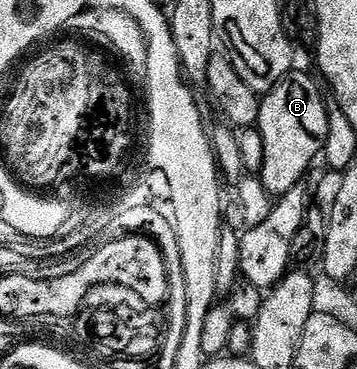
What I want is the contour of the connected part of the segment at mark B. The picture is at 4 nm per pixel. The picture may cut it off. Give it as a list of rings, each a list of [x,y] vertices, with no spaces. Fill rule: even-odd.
[[[299,69],[280,79],[262,96],[257,132],[263,138],[263,172],[261,178],[272,197],[280,197],[305,179],[311,162],[320,158],[323,142],[329,133],[328,104],[323,103],[319,87]]]

